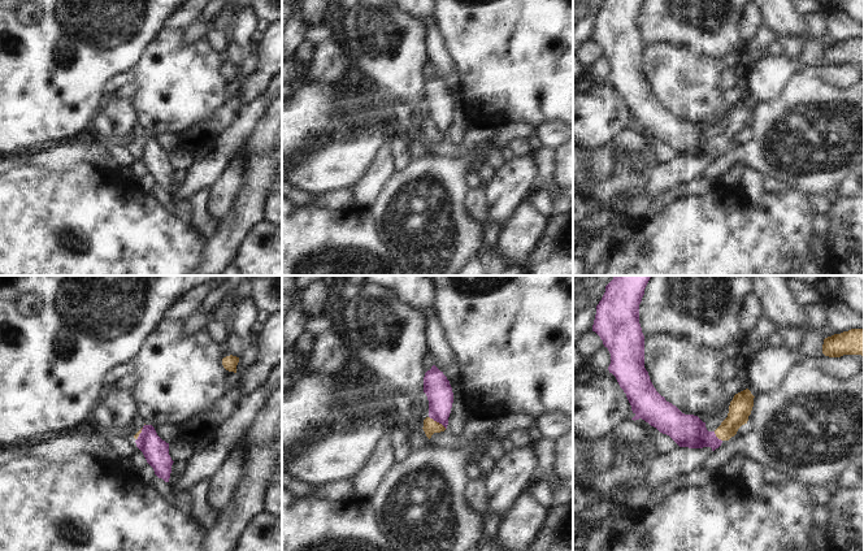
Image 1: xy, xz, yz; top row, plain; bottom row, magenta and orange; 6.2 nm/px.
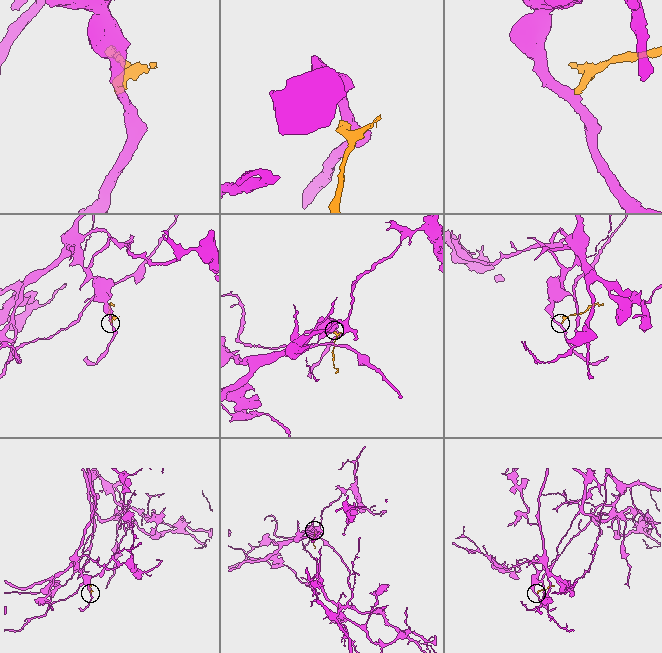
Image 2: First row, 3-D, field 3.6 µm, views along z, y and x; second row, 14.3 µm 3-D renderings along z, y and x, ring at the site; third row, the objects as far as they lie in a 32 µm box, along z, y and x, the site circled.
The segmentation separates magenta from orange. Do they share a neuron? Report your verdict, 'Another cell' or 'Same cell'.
Another cell

